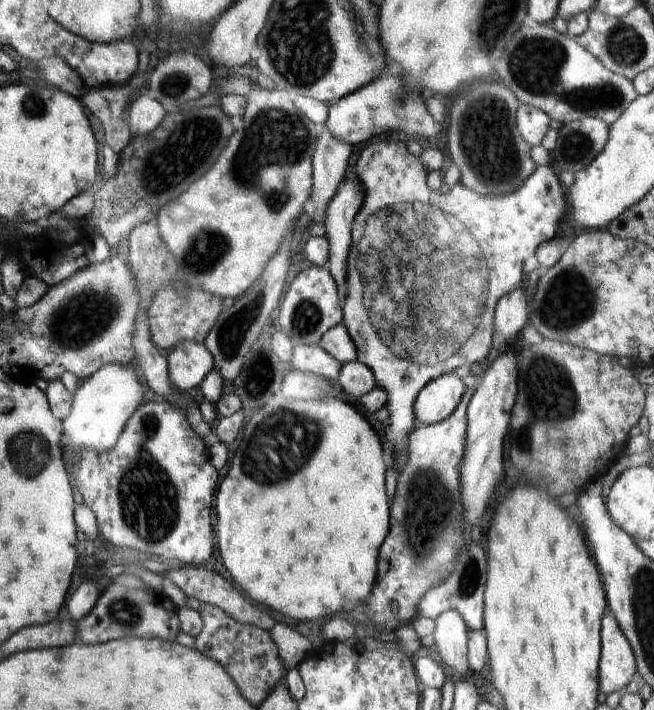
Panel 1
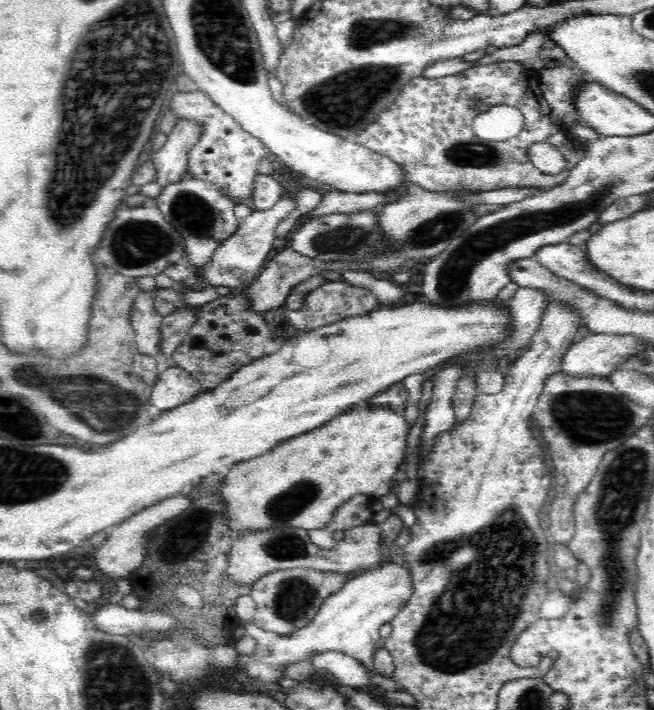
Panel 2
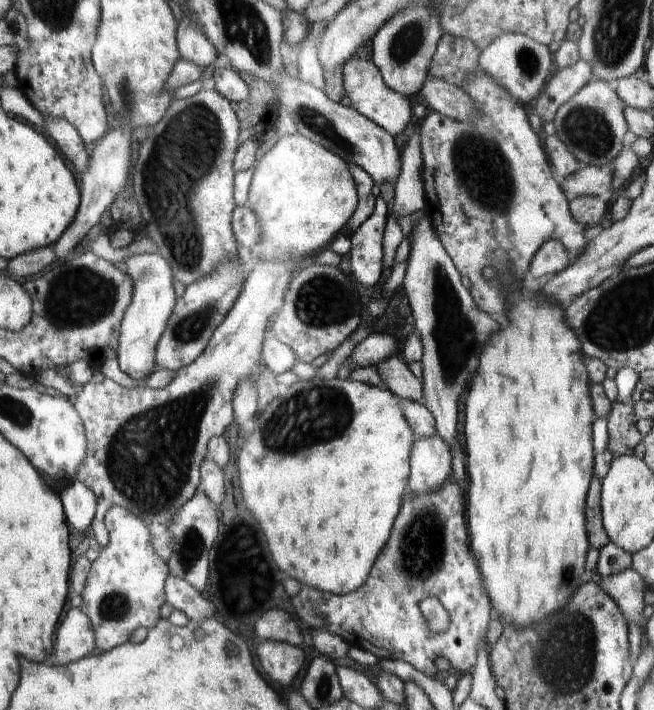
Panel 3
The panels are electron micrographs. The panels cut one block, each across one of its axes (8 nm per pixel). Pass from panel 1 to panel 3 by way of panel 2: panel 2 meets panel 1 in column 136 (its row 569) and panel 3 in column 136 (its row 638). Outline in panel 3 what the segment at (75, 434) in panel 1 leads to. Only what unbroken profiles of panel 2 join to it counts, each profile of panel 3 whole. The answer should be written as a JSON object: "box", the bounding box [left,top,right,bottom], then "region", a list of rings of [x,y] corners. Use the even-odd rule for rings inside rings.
{"box":[117,252,178,380],"region":[[[158,252],[144,253],[126,258],[126,272],[133,282],[130,304],[121,320],[117,355],[120,368],[131,379],[144,380],[154,371],[155,348],[166,330],[170,315],[178,301],[170,265]]]}

